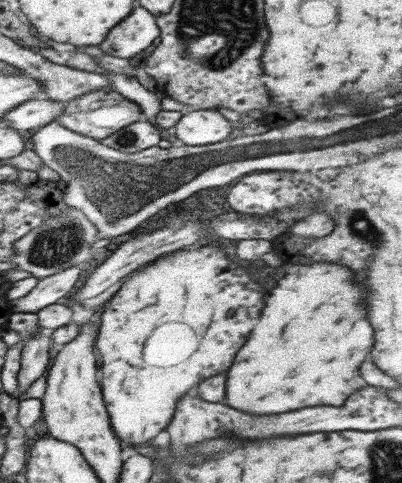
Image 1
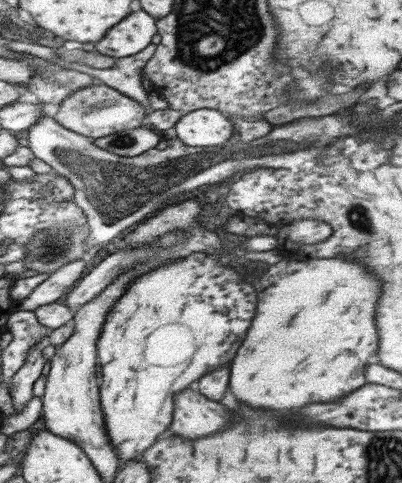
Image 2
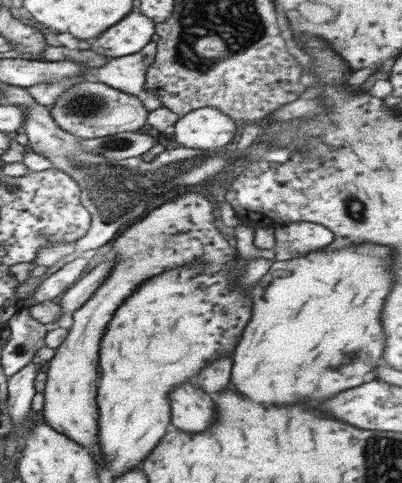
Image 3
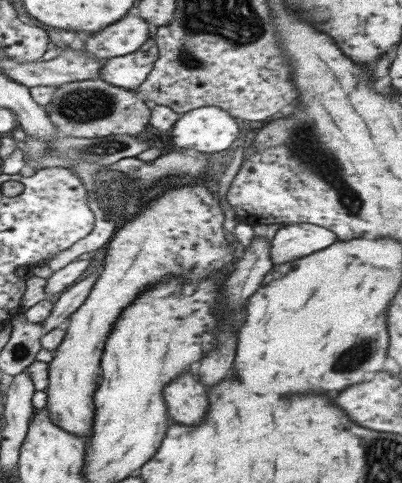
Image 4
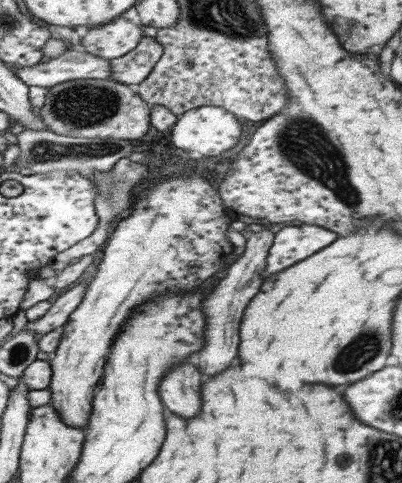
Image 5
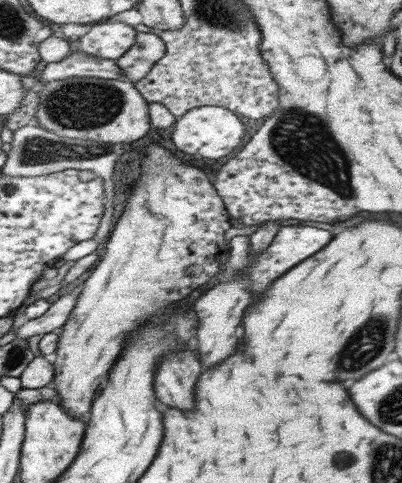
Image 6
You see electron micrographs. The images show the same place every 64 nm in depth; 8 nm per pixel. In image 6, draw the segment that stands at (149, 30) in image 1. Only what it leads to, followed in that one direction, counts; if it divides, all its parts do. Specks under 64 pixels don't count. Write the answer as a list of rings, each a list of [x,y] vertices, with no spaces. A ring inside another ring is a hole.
[[[105,22],[95,24],[83,36],[79,36],[79,52],[85,52],[103,60],[119,60],[135,42],[135,30],[123,22]]]

